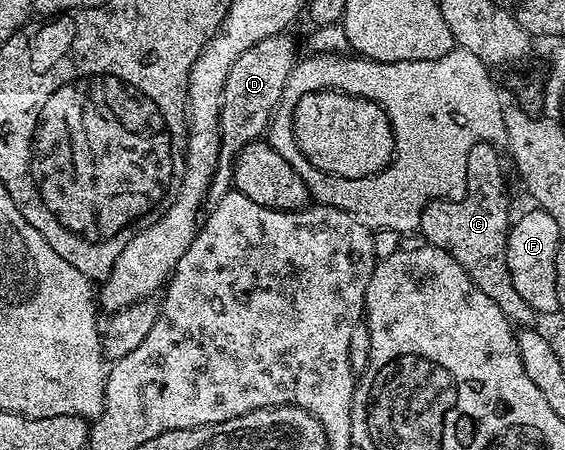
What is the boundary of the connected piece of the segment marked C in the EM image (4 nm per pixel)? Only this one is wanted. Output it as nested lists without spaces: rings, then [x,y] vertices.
[[[476,149],[471,153],[471,162],[469,164],[469,190],[467,196],[463,199],[432,199],[426,203],[423,212],[419,214],[418,234],[423,234],[428,244],[453,257],[465,273],[485,293],[485,297],[497,301],[497,309],[505,313],[512,324],[531,325],[536,322],[537,316],[529,305],[525,305],[525,300],[517,294],[517,289],[513,289],[513,277],[509,277],[509,265],[507,264],[507,233],[511,229],[513,214],[511,207],[507,204],[507,183],[503,180],[503,167],[491,155],[482,155],[482,150]]]

